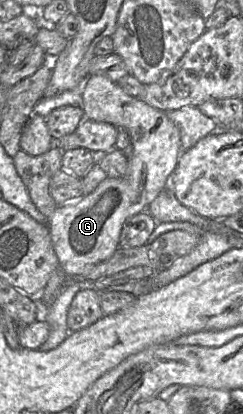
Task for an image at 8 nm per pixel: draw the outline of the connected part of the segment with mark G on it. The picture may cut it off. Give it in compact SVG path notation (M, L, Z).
M90 75L83 83L82 97L84 117L96 122L110 123L119 130L125 130L130 136L133 152L128 159L128 170L123 178L107 176L92 192L75 201L59 205L48 217L47 226L60 268L70 279L81 278L85 272L115 253L120 247L119 240L123 225L136 214L147 211L149 204L166 187L167 180L174 172L183 153L180 130L166 112L130 96L118 83L109 78Z

